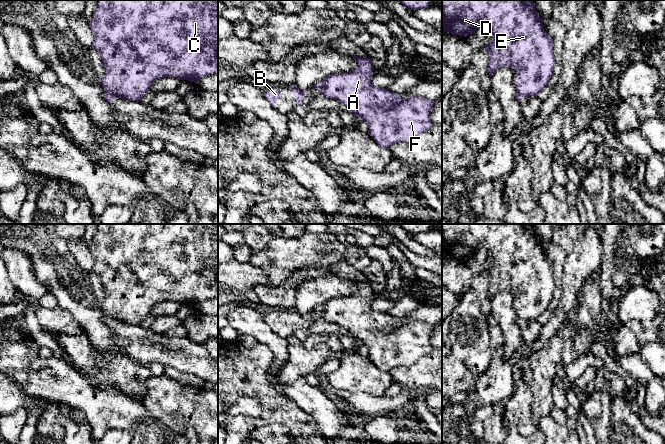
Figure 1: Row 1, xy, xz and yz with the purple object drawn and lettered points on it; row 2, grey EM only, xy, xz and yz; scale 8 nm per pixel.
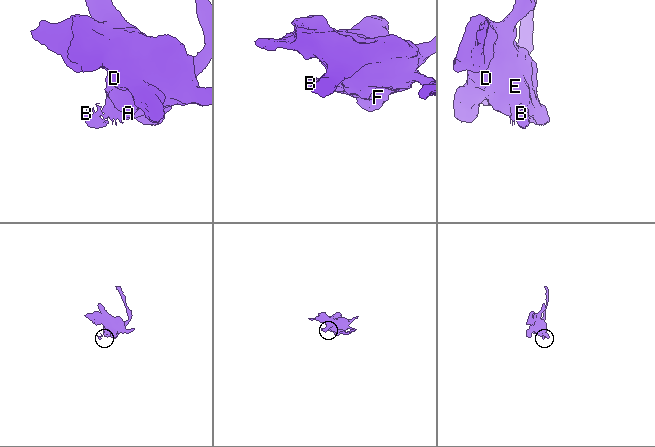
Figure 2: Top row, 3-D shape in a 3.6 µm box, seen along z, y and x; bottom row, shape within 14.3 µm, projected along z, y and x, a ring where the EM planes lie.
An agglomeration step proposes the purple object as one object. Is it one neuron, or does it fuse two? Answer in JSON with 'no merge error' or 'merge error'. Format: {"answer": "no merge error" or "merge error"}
{"answer": "merge error"}

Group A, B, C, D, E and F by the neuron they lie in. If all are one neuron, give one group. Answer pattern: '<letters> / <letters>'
A C D E F / B

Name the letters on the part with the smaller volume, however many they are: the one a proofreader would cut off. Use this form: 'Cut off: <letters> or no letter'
Cut off: B

